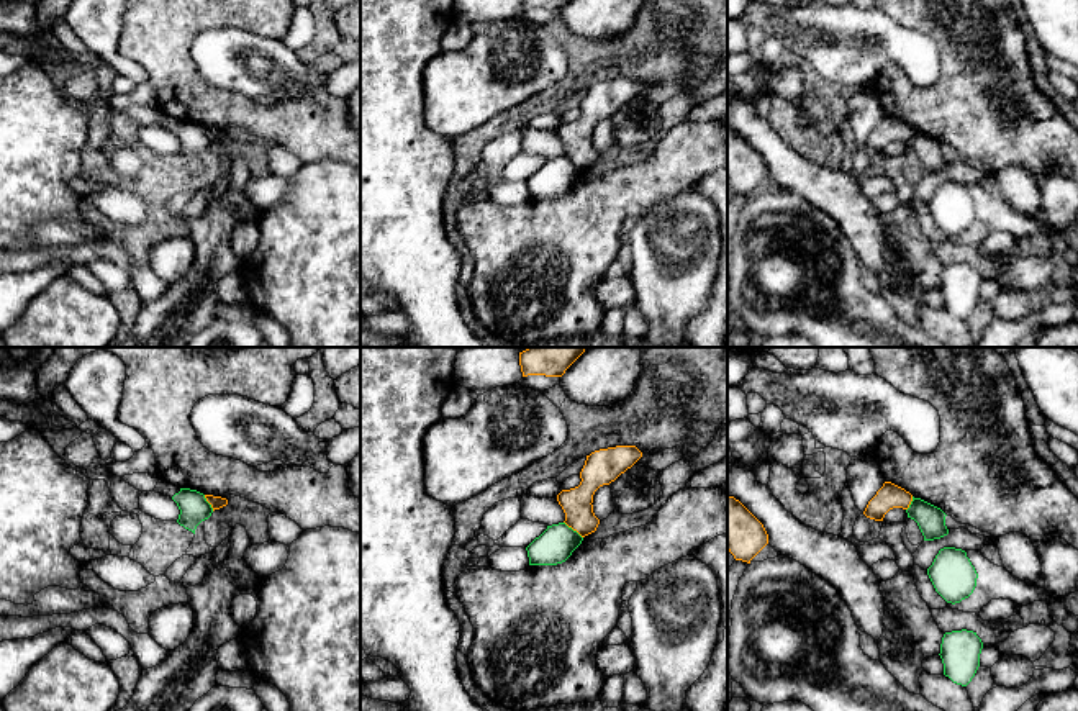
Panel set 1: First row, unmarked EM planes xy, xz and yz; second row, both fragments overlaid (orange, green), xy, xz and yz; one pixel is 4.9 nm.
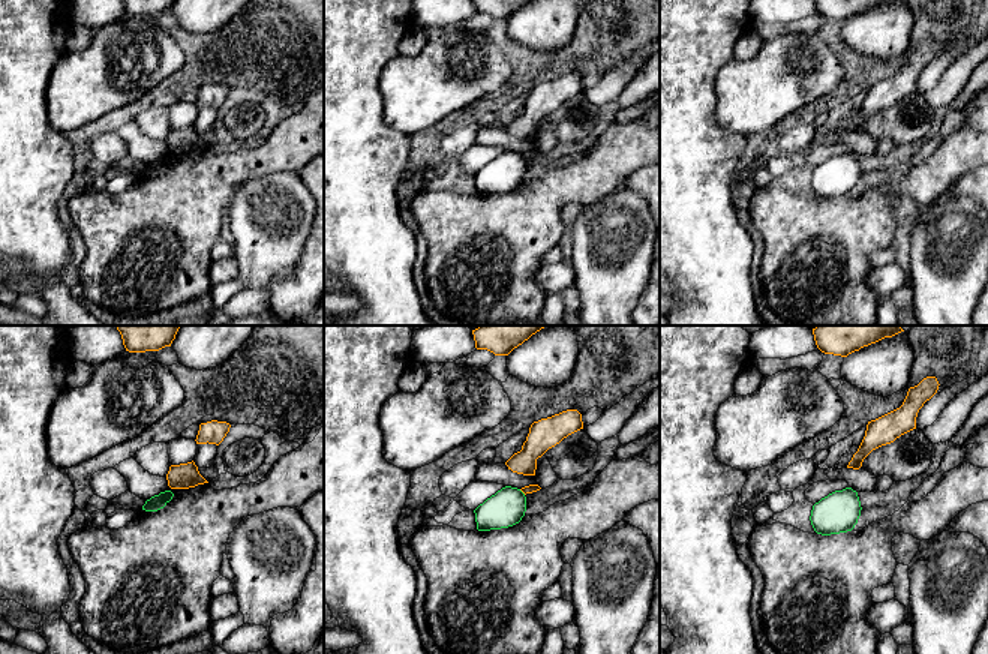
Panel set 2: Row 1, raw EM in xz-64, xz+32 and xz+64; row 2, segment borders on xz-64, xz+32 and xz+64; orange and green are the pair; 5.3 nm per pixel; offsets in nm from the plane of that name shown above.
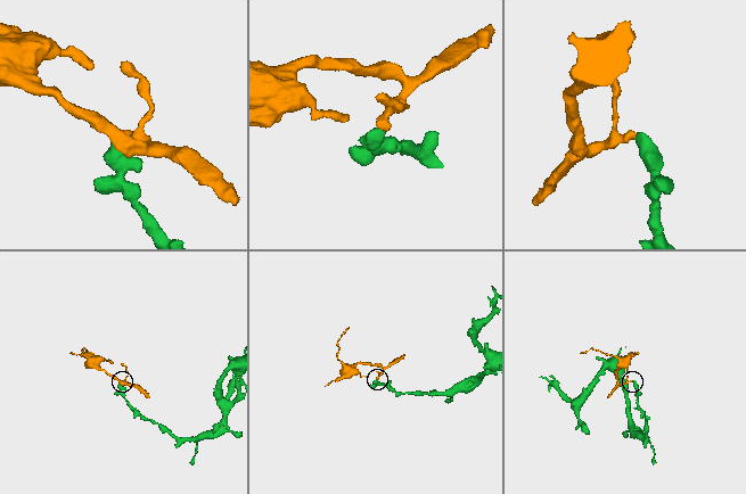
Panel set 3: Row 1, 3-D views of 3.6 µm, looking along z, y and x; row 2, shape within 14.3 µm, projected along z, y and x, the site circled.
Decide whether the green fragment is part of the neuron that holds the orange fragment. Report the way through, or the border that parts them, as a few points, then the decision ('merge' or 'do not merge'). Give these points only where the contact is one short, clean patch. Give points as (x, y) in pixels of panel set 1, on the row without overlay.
along xz (564, 154), (582, 171) | do not merge

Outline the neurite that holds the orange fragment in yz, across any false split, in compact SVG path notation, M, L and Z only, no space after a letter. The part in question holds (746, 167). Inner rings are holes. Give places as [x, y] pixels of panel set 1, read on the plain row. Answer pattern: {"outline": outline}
{"outline": "M727 129L727 183L736 193L750 193L768 177L763 157L734 129Z"}

